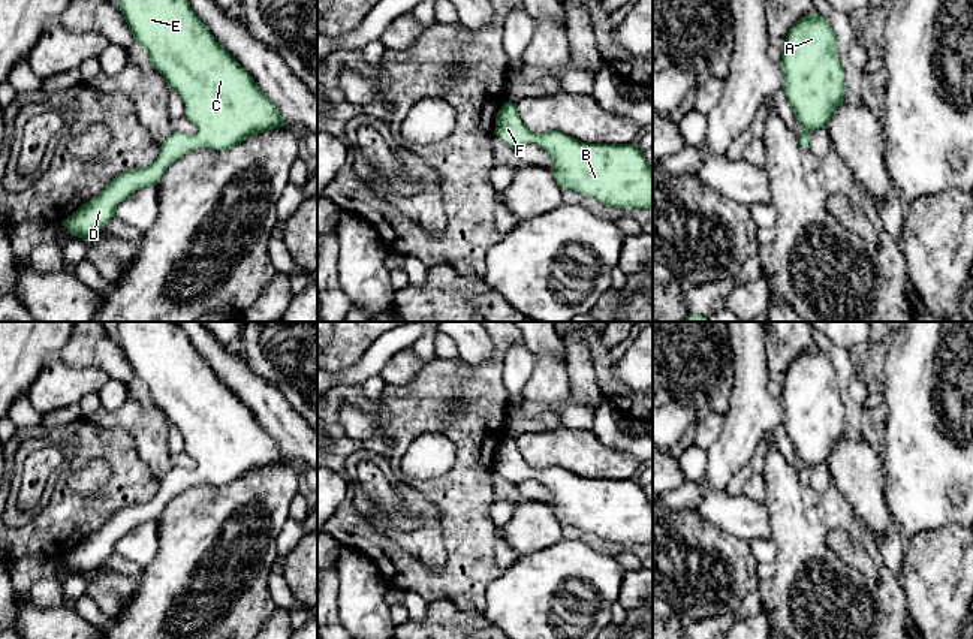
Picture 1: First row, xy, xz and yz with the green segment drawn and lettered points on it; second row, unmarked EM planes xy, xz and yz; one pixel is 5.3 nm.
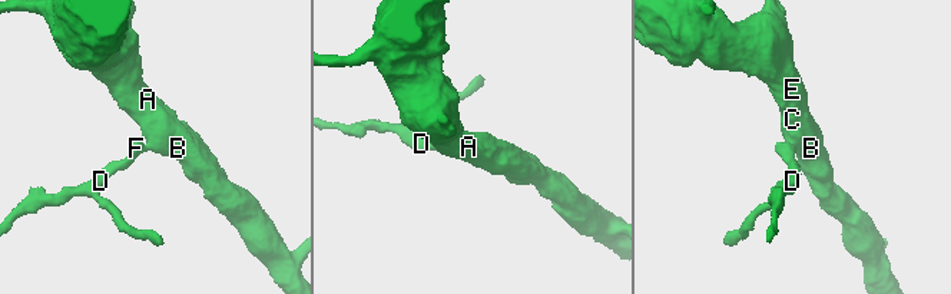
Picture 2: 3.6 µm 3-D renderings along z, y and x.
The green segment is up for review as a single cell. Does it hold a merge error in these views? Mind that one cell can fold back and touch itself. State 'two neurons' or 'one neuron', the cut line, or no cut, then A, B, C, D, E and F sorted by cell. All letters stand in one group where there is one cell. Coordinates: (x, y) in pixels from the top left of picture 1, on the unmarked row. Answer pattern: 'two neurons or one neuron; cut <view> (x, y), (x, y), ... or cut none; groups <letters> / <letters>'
one neuron; cut none; groups A B C D E F

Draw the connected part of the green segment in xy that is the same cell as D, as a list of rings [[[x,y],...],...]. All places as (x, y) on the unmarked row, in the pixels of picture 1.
[[[118,322],[117,341],[135,377],[145,385],[151,403],[159,406],[168,421],[183,434],[184,452],[196,461],[196,468],[190,471],[172,467],[150,501],[126,504],[97,531],[61,557],[70,570],[84,576],[106,561],[120,537],[142,522],[156,521],[168,501],[184,489],[198,482],[229,485],[245,473],[286,459],[278,443],[260,426],[251,410],[216,376],[177,322]]]

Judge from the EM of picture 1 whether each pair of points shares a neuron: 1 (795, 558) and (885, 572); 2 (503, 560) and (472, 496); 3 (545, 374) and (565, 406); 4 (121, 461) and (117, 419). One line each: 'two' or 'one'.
1: one
2: two
3: one
4: two

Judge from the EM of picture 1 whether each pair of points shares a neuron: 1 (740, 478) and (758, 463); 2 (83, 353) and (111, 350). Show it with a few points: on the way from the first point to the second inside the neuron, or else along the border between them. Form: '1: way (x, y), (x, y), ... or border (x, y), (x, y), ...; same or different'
1: way (744, 475), (753, 467); same
2: way (90, 350), (104, 350); same

